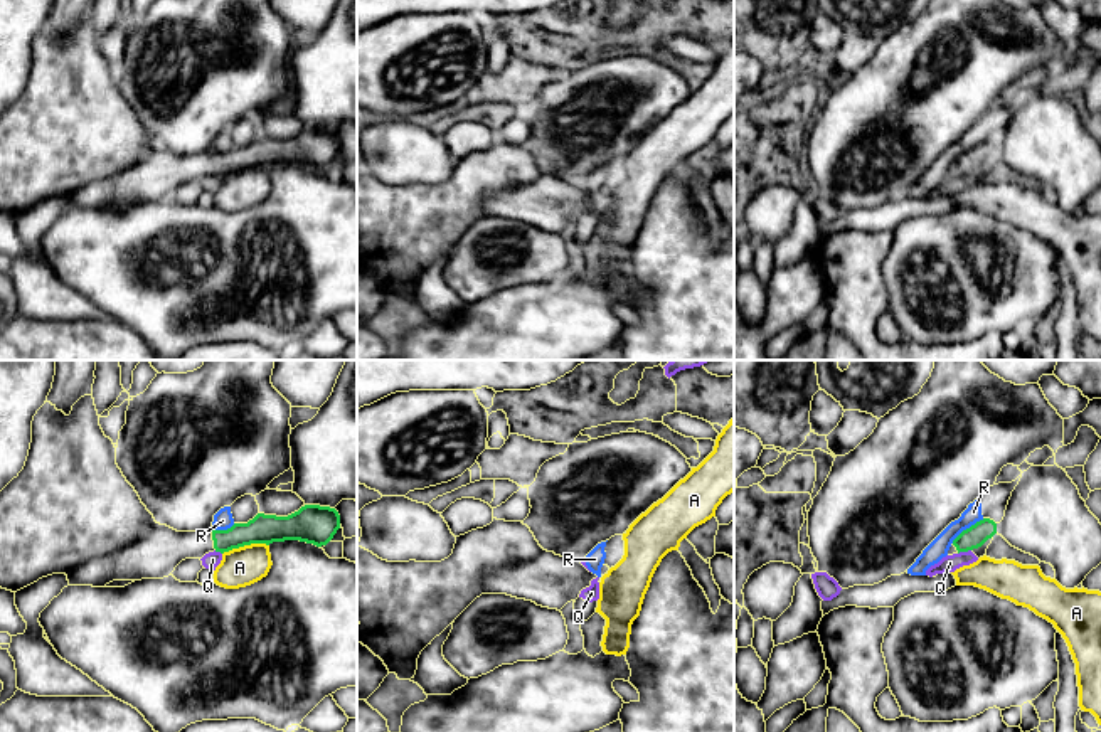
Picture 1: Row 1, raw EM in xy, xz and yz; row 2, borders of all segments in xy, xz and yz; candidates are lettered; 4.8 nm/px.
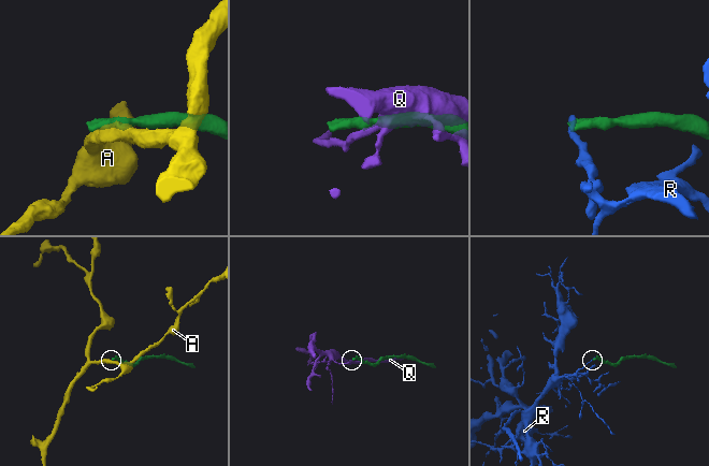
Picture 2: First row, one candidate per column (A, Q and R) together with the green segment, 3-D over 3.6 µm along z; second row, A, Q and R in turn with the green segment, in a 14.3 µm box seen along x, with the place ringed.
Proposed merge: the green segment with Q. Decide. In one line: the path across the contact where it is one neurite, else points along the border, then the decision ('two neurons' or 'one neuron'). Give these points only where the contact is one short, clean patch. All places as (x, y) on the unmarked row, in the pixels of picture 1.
border along yz (970, 172), (958, 177); two neurons

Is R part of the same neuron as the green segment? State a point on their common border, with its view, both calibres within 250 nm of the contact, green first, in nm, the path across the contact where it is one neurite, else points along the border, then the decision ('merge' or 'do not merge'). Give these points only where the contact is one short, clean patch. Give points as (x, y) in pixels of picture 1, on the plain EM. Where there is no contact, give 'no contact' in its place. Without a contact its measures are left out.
contact yz (967, 152); calibres 110 and 90 nm; border yz (983, 142), (967, 150), (952, 165); do not merge

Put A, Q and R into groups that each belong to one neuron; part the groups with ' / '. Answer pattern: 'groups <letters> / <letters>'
groups A / Q / R

